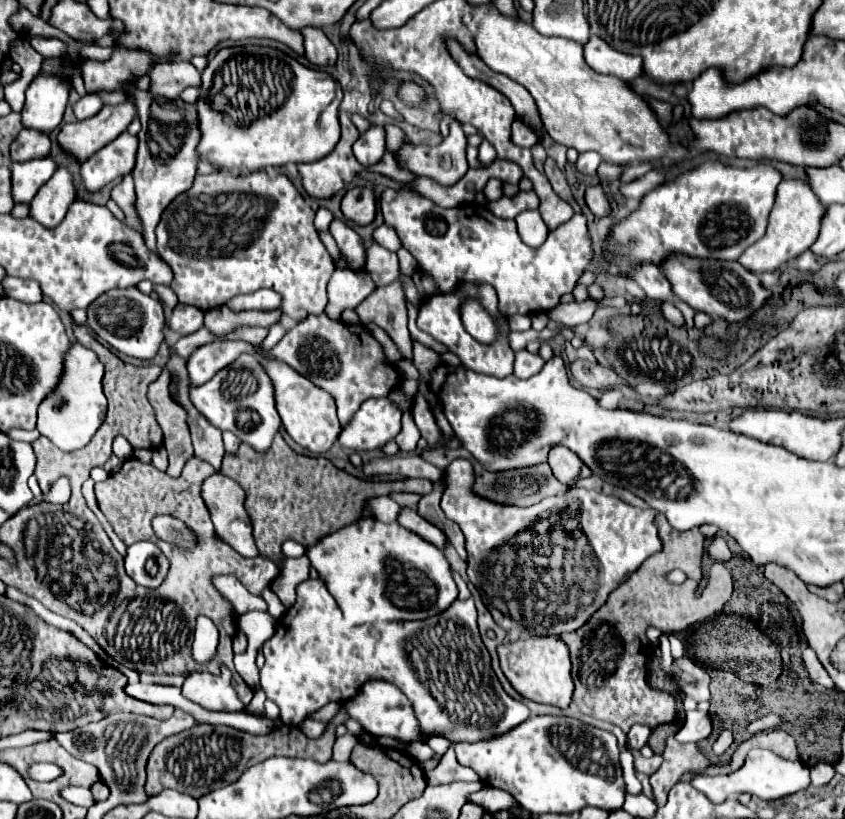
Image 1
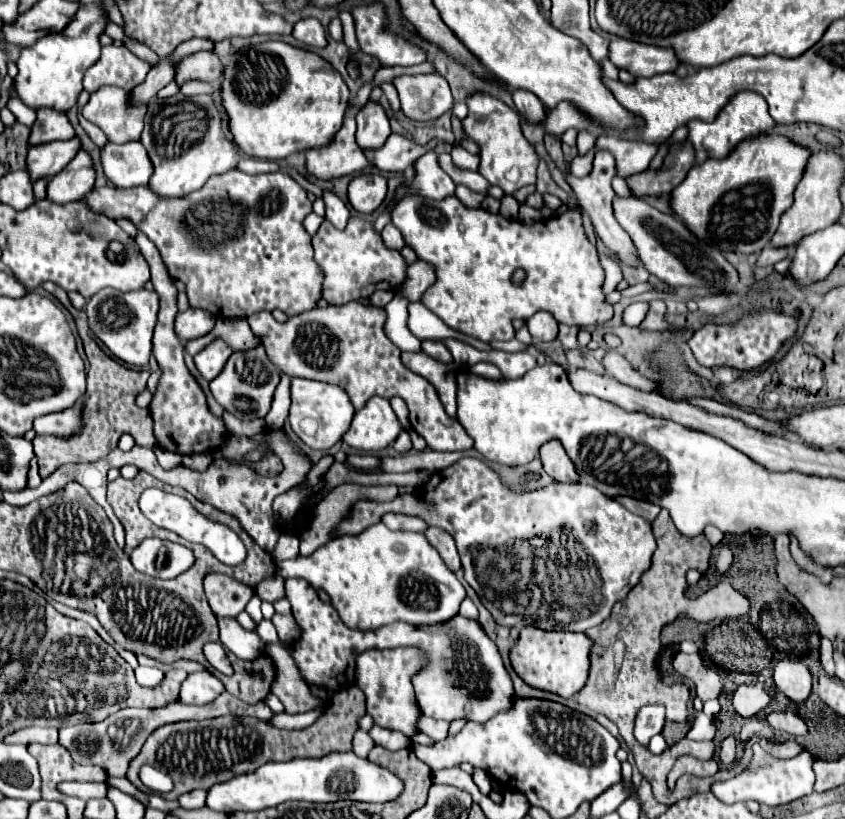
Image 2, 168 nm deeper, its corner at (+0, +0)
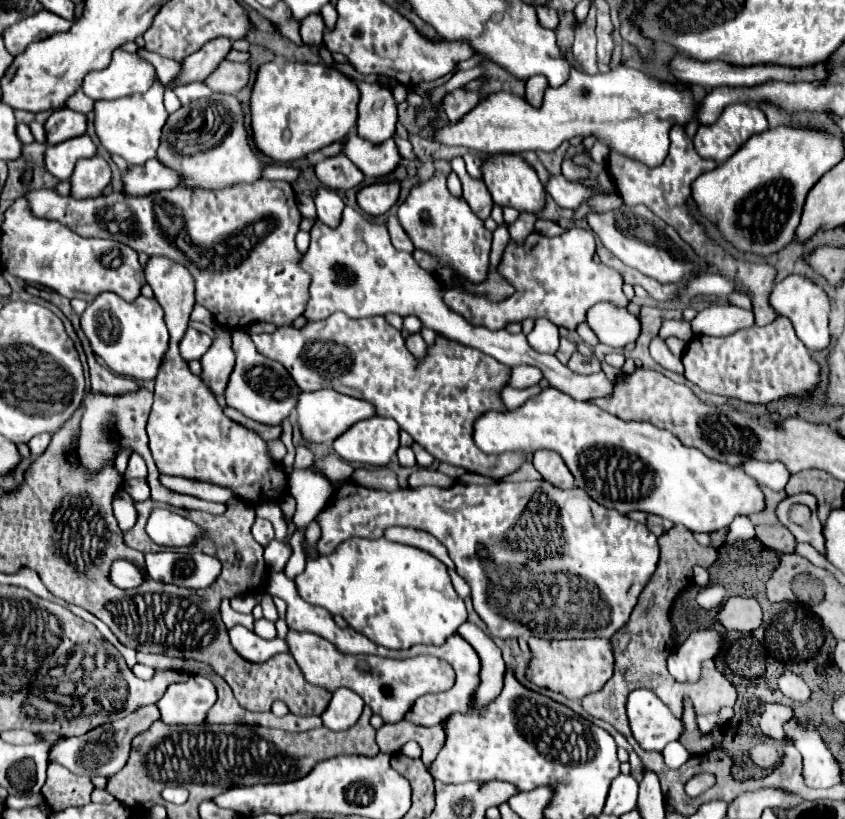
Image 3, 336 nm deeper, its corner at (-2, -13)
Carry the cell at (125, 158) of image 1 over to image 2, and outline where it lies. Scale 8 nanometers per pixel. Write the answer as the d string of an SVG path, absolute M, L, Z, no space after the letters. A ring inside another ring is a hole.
M108 141L100 151L100 161L106 179L116 187L140 187L150 179L150 159L140 141L122 145Z

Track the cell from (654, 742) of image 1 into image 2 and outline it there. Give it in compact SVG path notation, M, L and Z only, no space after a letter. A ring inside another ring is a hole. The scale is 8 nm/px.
M666 723L662 729L662 737L666 739L668 747L672 747L674 743L678 743L686 735L688 729L690 729L688 723Z

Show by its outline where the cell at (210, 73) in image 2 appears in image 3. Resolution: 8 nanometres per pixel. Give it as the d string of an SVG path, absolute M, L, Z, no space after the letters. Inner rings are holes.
M224 60L204 84L212 92L228 92L228 94L238 94L250 80L250 62L230 62Z

